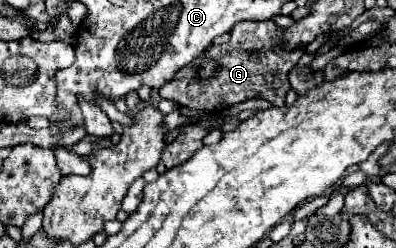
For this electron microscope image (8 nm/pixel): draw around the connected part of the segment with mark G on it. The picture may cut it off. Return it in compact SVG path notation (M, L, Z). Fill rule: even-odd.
M274 21L238 23L230 33L232 33L232 39L228 43L214 45L212 49L208 49L208 55L204 53L204 57L194 59L194 63L182 67L174 75L174 81L168 81L160 89L160 97L204 113L224 111L226 107L232 107L240 101L254 99L254 97L262 97L272 105L280 107L290 89L288 71L298 63L304 49L300 47L294 51L286 51L284 29L278 27ZM206 57L216 63L216 73L210 79L198 79L198 69Z

